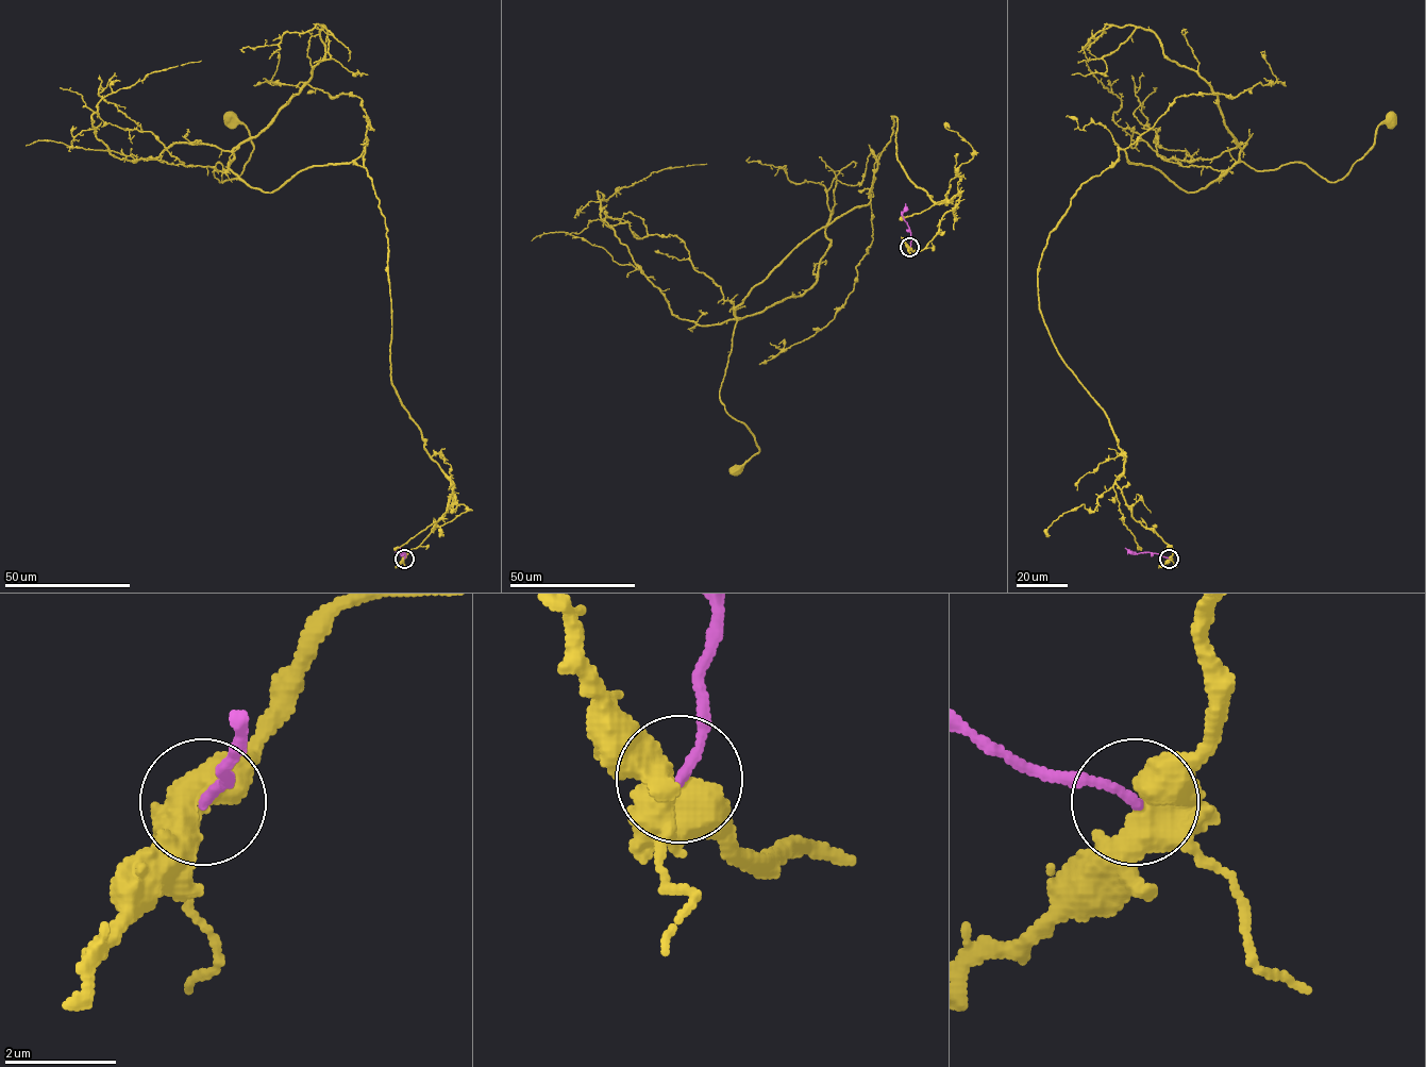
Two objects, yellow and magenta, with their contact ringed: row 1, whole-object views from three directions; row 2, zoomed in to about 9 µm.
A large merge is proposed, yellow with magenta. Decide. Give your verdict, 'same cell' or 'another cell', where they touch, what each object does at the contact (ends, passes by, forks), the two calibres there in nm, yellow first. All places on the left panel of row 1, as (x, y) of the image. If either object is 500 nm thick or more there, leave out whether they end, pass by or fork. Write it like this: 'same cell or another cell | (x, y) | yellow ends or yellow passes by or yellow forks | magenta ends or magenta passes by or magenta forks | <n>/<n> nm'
another cell | (404, 559) | 500/140 nm

